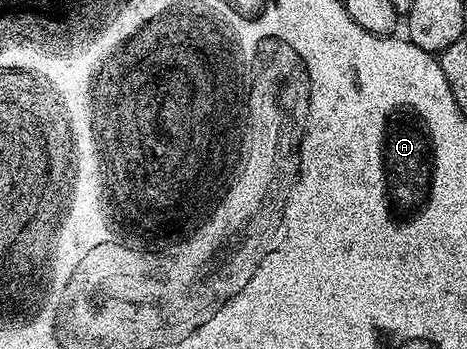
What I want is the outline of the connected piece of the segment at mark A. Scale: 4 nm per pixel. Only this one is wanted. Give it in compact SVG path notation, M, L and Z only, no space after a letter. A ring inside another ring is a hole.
M399 104L382 122L382 143L378 146L378 163L382 178L382 198L386 198L386 215L396 228L414 222L430 206L433 178L437 173L437 153L430 122L422 118L412 104Z

